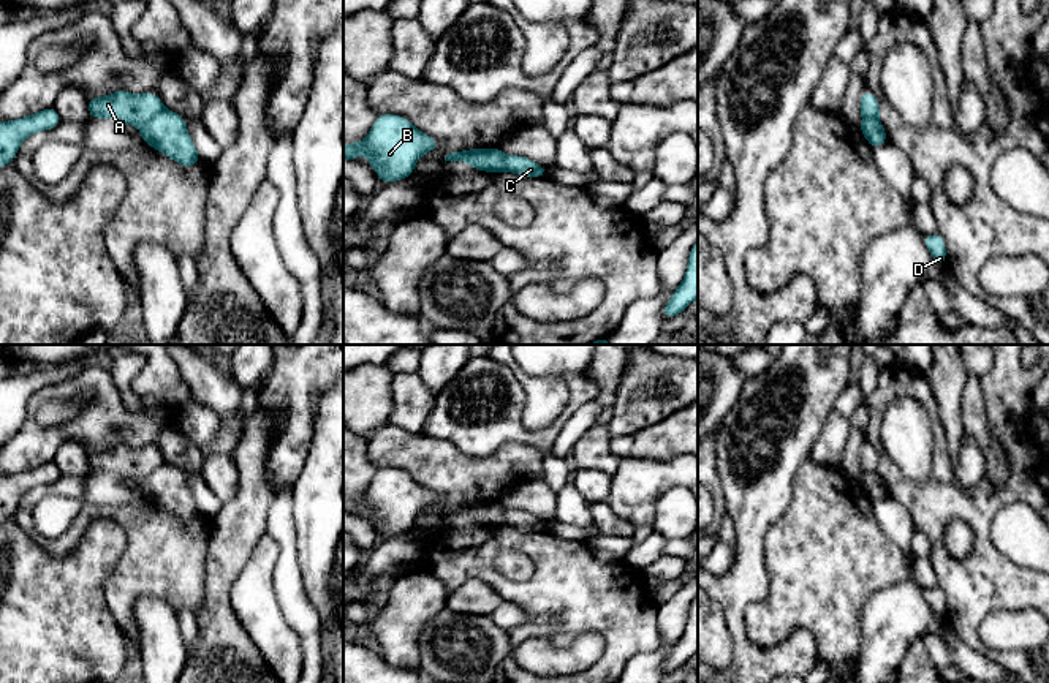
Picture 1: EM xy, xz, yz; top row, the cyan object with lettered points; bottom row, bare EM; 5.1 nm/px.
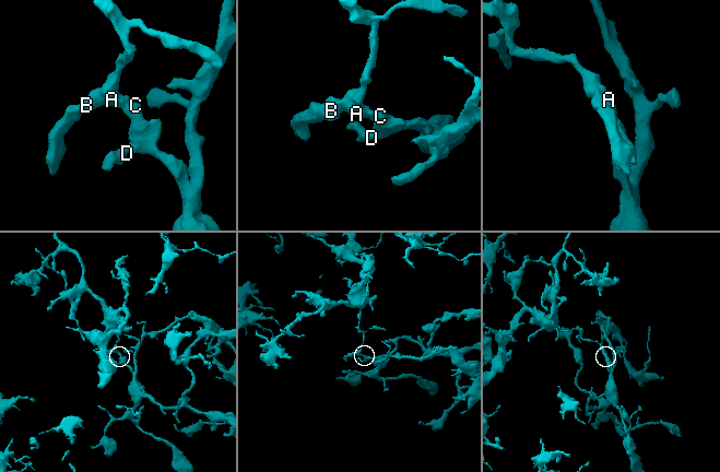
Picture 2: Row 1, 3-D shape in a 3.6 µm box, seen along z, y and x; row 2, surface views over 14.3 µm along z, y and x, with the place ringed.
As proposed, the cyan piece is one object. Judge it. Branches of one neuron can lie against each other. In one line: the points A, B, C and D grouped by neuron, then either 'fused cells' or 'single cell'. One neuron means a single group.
groups A B / C D; fused cells

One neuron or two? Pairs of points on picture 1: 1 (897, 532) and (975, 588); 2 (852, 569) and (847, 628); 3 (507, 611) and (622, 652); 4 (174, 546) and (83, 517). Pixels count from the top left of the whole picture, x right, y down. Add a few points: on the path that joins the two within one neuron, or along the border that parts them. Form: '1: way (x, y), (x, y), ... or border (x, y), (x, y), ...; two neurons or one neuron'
1: border (891, 498), (905, 508), (915, 528); two neurons
2: way (847, 584), (847, 614); one neuron
3: border (511, 601), (526, 612), (527, 618), (507, 631); two neurons
4: way (152, 533), (140, 520), (116, 513), (105, 513); one neuron

